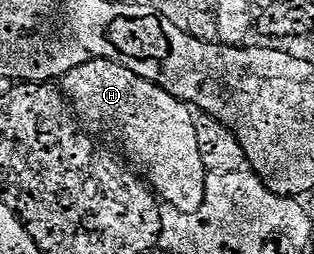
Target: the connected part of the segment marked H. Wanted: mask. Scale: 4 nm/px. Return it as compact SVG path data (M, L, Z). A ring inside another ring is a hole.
M91 59L70 69L62 80L62 90L65 98L72 95L93 126L117 135L128 149L128 156L142 165L139 173L149 188L165 204L168 202L171 210L194 213L200 208L206 170L198 153L191 106L114 59Z

